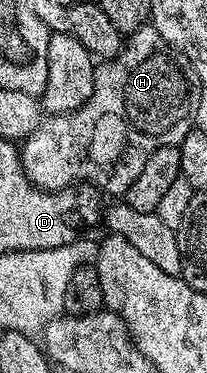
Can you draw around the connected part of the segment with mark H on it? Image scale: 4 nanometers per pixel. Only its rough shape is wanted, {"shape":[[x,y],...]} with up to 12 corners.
{"shape":[[152,26],[96,65],[91,98],[20,145],[50,193],[123,194],[191,127],[182,57]]}

